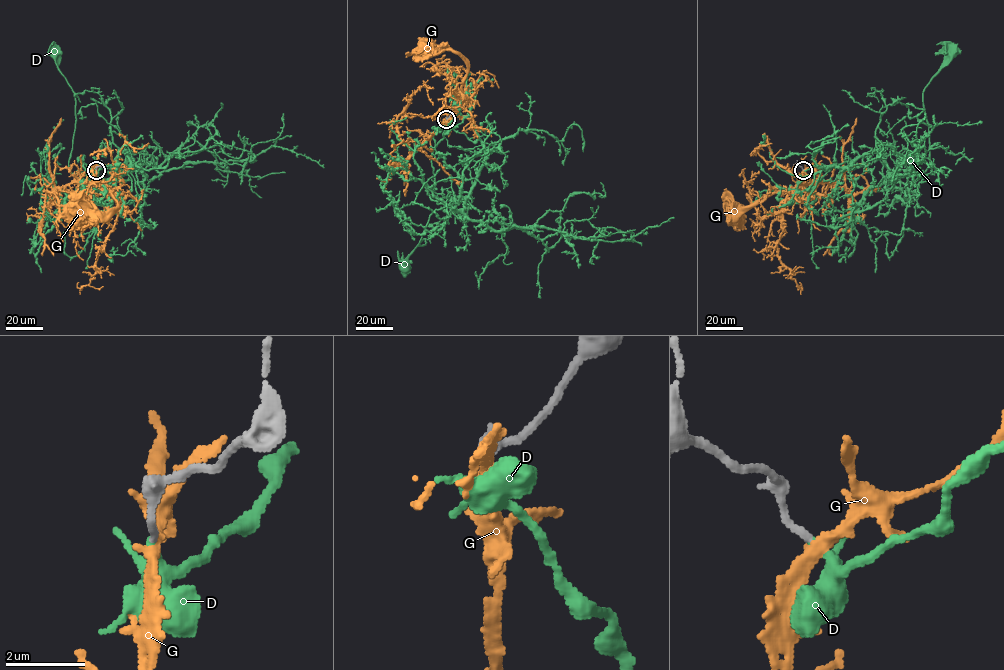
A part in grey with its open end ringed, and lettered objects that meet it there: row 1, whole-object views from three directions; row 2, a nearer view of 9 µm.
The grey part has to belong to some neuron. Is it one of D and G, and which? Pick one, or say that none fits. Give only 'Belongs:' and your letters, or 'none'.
Belongs: D

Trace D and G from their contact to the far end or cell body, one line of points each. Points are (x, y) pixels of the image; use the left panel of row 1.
D: (96, 169), (134, 166), (121, 153), (107, 180), (70, 171), (74, 93), (53, 50)
G: (96, 170), (96, 179), (111, 191), (117, 207), (109, 214), (71, 217)

